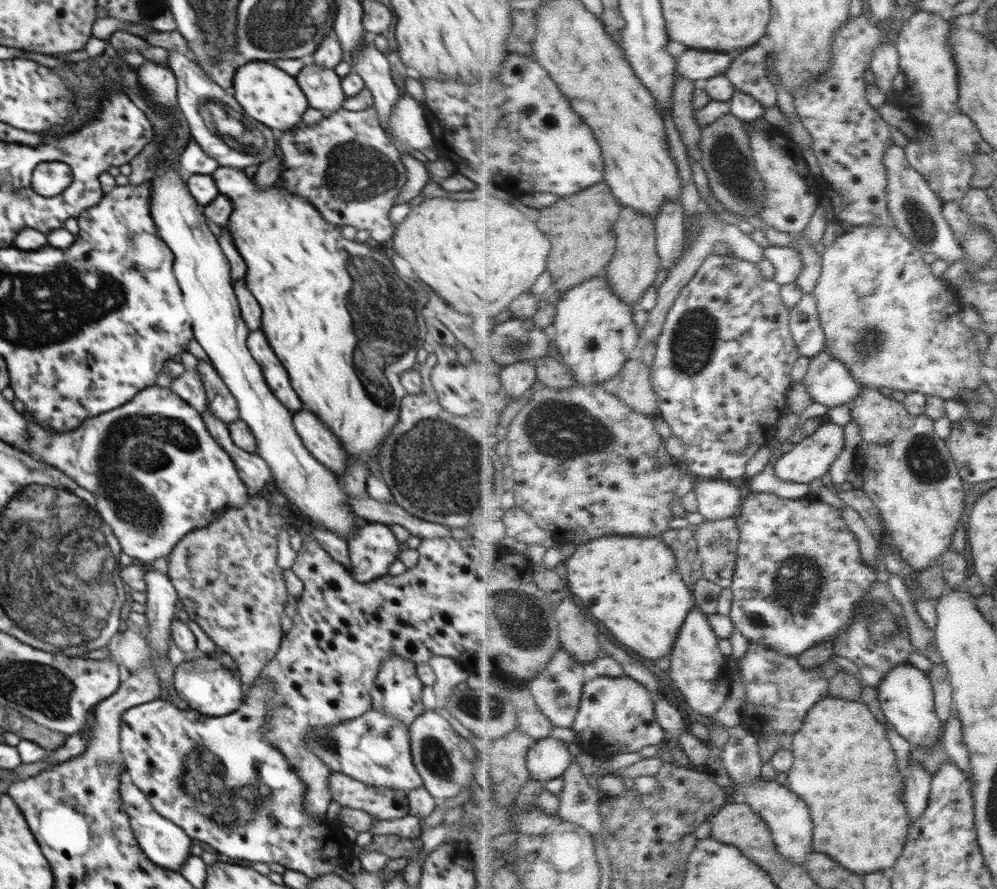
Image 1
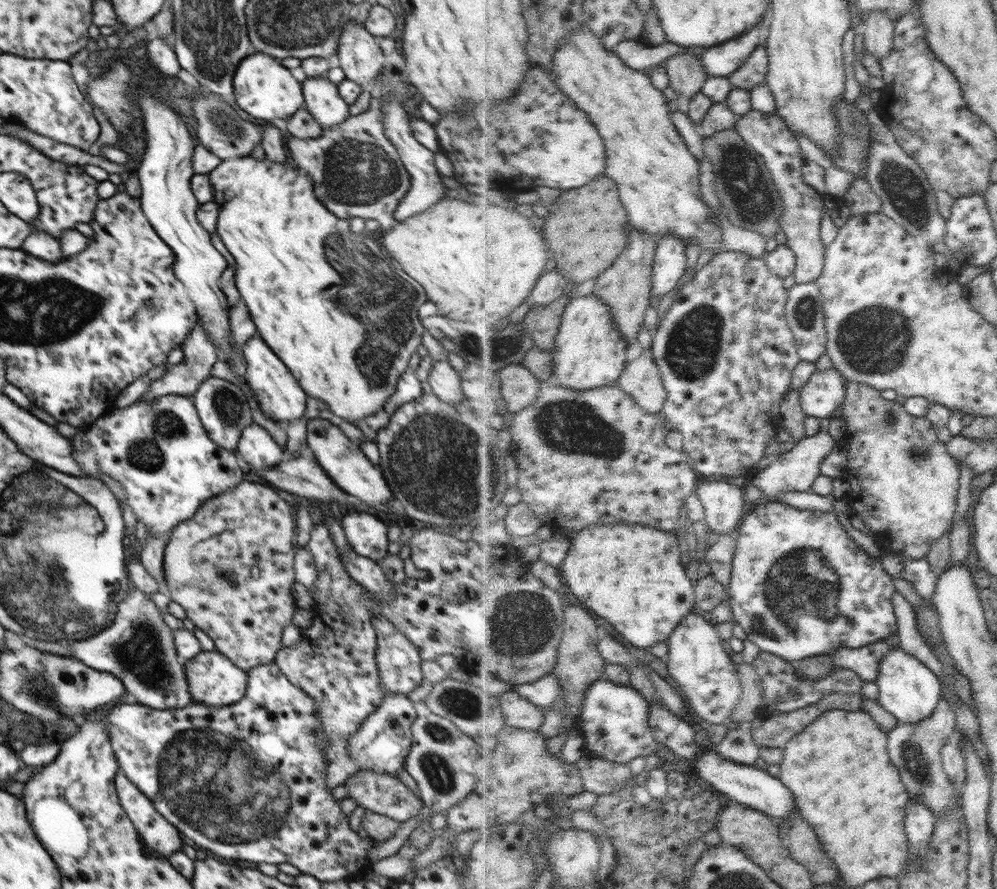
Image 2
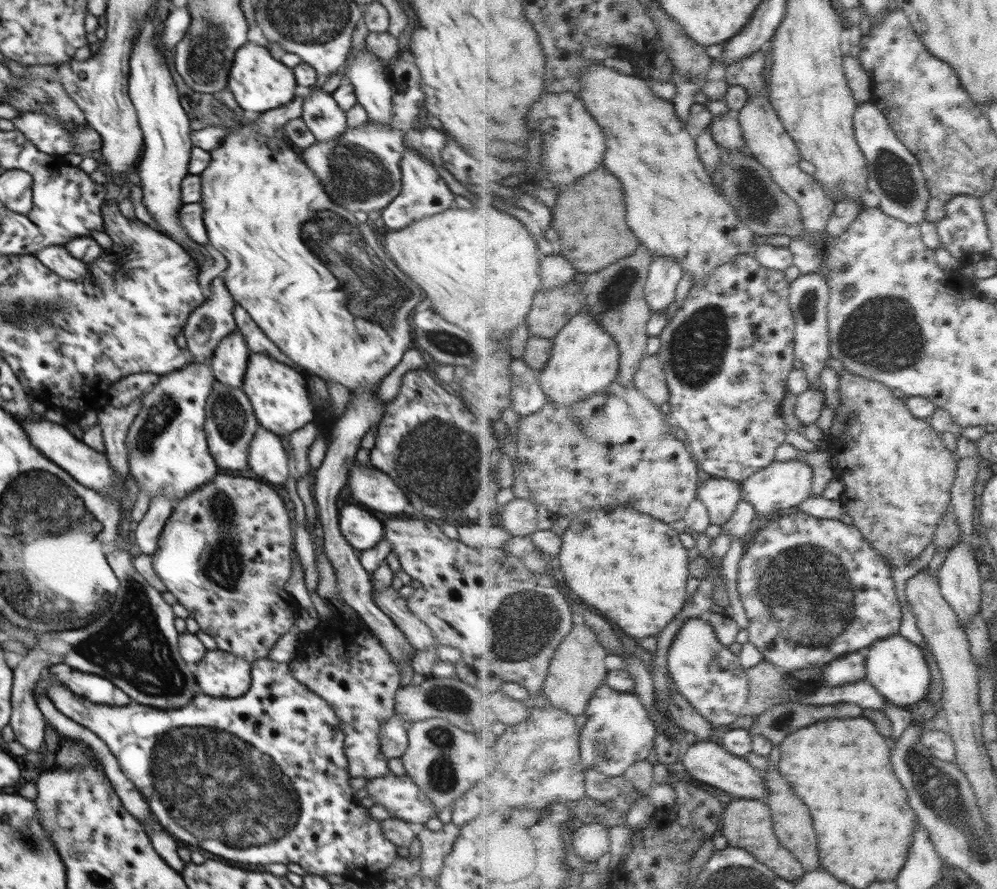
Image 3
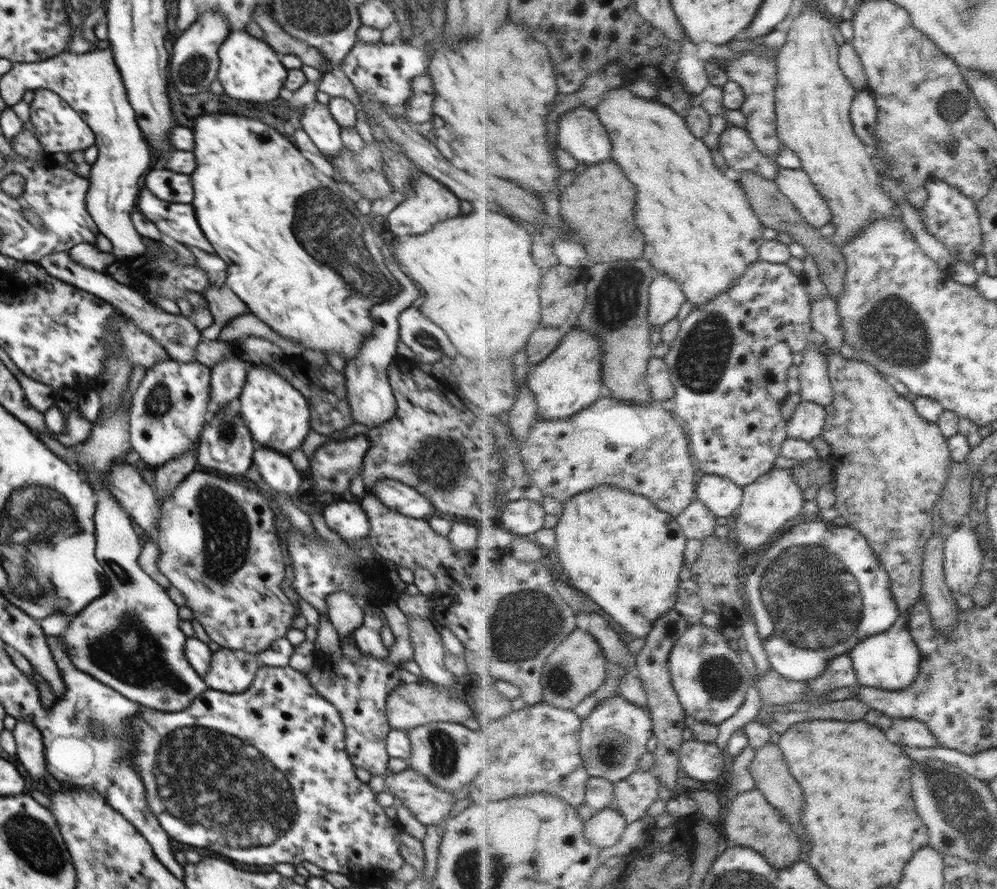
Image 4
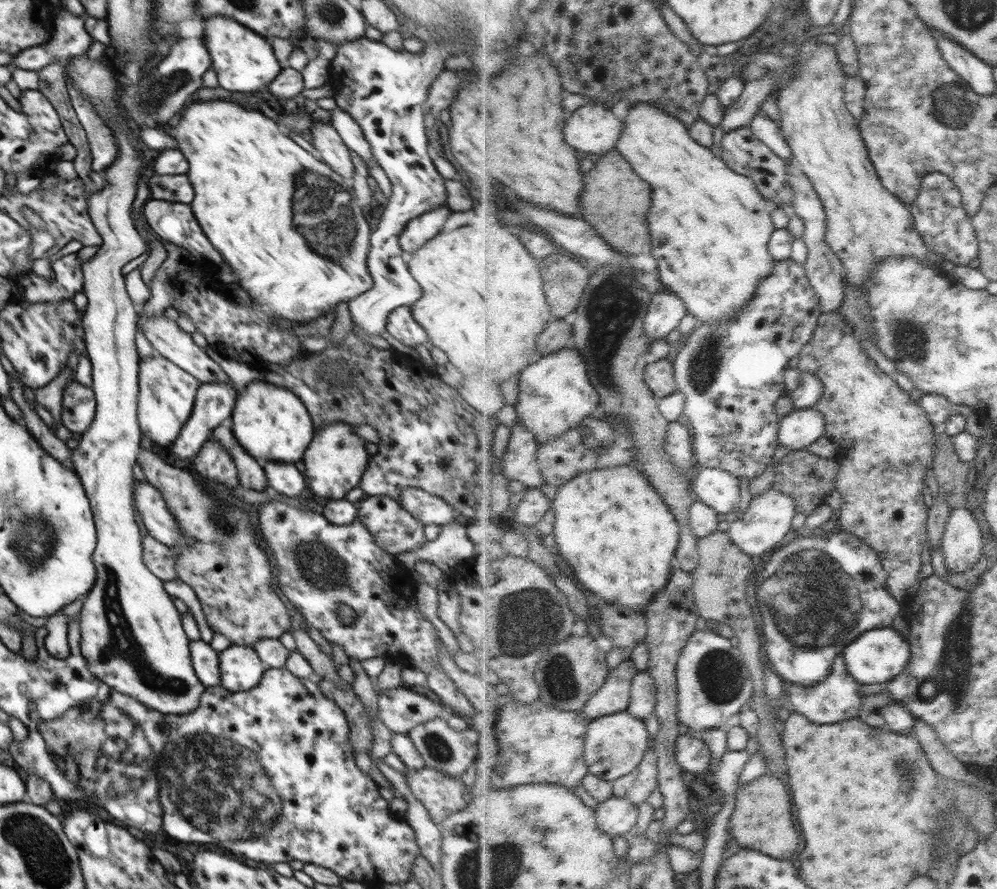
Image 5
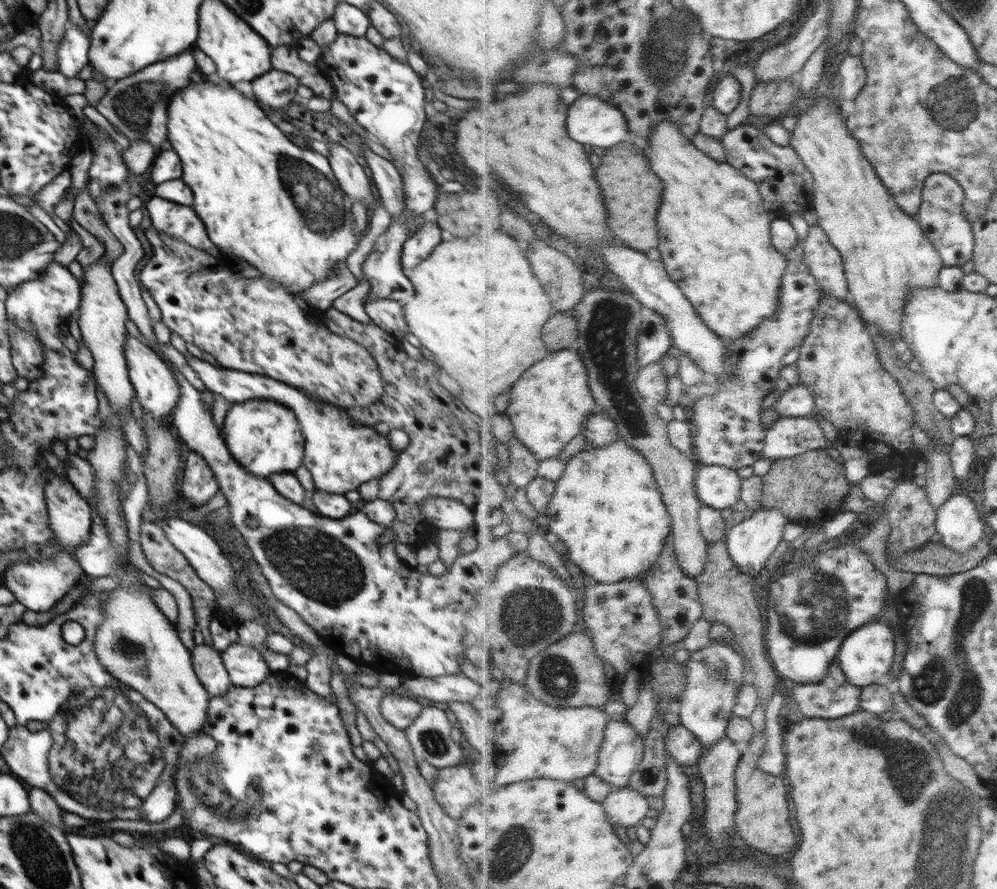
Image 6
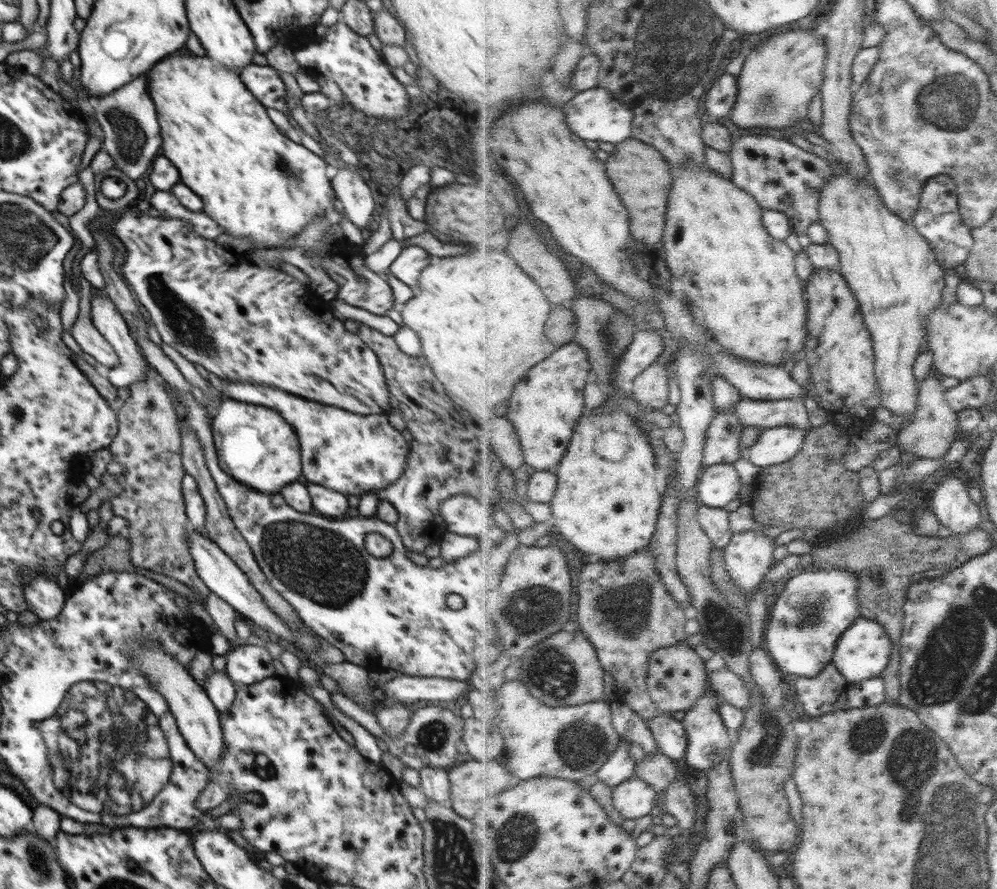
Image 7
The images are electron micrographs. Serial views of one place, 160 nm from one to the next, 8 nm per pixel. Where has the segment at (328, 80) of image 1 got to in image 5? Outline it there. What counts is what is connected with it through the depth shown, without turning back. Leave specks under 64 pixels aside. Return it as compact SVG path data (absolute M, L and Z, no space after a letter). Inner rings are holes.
M317 122L311 134L312 144L321 160L343 179L352 182L354 163L349 148L340 138L339 132L330 122Z

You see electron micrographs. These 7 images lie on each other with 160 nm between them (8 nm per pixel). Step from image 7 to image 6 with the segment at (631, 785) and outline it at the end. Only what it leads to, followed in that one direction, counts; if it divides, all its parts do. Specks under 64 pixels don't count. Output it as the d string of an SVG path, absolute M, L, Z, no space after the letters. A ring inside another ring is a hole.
M631 785L626 788L616 788L605 800L607 813L613 824L626 828L638 826L650 814L648 796Z

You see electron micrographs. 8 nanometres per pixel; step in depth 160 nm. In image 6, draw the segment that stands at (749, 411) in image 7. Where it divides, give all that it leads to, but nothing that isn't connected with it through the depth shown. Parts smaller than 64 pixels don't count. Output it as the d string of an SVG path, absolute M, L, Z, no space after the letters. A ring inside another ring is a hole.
M806 385L791 386L776 406L782 417L810 417L817 412L816 396Z

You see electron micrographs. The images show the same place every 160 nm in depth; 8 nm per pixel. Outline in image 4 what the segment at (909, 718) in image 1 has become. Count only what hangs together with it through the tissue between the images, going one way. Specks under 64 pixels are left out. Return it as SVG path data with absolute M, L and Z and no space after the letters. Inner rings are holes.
M904 614L887 632L863 640L850 654L862 685L901 691L915 684L923 672L923 655L913 637L910 614Z

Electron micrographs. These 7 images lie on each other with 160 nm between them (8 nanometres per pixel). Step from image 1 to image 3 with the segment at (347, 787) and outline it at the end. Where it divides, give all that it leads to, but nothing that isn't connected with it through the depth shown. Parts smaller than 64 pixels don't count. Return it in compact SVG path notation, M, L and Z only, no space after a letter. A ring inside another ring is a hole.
M392 772L388 774L367 779L365 785L368 796L372 798L376 805L384 806L393 816L406 822L425 823L430 818L443 816L435 811L432 801L420 790L420 787L407 775L397 776Z

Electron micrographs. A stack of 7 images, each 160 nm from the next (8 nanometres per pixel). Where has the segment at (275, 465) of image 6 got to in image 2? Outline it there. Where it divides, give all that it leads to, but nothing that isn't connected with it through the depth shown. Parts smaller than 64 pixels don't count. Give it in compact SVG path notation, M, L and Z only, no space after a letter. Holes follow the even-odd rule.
M249 338L242 346L242 353L246 359L246 384L250 387L259 408L266 418L270 418L283 426L290 420L304 417L306 412L307 395L300 389L298 381L290 370L276 357L274 351L260 338Z

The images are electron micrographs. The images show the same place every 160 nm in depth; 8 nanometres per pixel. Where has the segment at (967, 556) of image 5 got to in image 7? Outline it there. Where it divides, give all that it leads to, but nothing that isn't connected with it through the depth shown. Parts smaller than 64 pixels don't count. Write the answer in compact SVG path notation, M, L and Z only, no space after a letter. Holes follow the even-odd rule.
M957 477L942 478L932 494L930 505L941 526L947 526L953 534L966 534L980 524L980 508L968 496L969 486Z

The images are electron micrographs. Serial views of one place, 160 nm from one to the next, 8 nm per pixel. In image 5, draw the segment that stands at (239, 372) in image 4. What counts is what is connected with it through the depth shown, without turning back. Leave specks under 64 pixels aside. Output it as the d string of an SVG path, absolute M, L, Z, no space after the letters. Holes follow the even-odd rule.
M218 382L201 384L200 389L198 389L198 393L196 394L190 419L188 419L188 423L186 423L182 428L182 431L180 431L180 435L176 437L176 441L170 446L176 460L191 461L198 454L202 445L210 438L212 431L218 428L220 424L229 422L237 396L238 394L234 386L218 384Z

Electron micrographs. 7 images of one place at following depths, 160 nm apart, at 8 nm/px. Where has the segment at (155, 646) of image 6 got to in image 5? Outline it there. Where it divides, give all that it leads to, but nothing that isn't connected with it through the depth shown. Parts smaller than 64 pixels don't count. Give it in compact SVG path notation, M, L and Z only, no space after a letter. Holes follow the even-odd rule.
M80 56L77 59L74 59L73 61L70 61L69 63L66 62L65 66L65 82L66 82L66 76L67 78L71 78L71 84L77 88L87 98L90 102L91 105L93 106L93 109L97 112L97 115L113 130L113 136L116 137L117 140L117 149L119 150L120 156L118 156L118 160L112 164L112 166L108 167L104 172L103 176L106 179L106 185L100 189L99 191L96 191L95 193L92 193L88 198L87 198L87 211L89 212L89 217L91 218L91 221L93 222L93 225L95 226L95 229L98 231L98 234L102 237L103 243L100 245L100 249L94 254L93 257L88 259L86 262L83 263L82 268L83 268L83 292L88 298L88 305L87 309L85 310L85 315L83 318L83 325L84 325L84 332L85 332L85 343L86 343L86 348L87 348L87 356L89 357L90 363L92 363L92 391L94 391L94 395L96 398L96 408L95 408L95 418L90 424L90 427L86 432L82 434L82 438L80 438L80 443L78 443L77 448L74 448L71 451L71 458L70 461L73 465L75 472L79 475L80 480L82 481L84 491L86 492L86 497L89 500L89 504L91 506L91 511L93 512L93 519L95 522L95 527L97 530L97 545L95 548L95 551L93 552L93 563L95 564L95 569L97 570L97 579L95 580L94 587L92 587L92 590L90 590L89 593L87 593L84 596L83 599L83 604L82 604L82 609L81 611L76 614L76 617L79 619L79 625L80 625L80 635L81 640L80 640L80 650L82 653L82 656L86 659L87 662L87 667L92 671L92 674L98 678L98 680L101 680L102 682L105 682L110 688L114 688L114 690L117 690L118 692L122 692L122 694L125 694L126 696L130 696L132 698L135 698L138 700L138 702L141 702L142 704L145 704L148 708L151 708L152 710L157 710L158 712L162 712L162 714L169 715L169 716L175 716L175 715L183 715L183 714L190 714L202 701L204 697L204 692L205 692L205 686L200 682L200 679L196 676L194 667L192 666L192 661L191 661L191 656L190 656L190 649L189 649L189 639L187 638L187 635L185 634L185 630L183 629L183 624L182 624L182 619L181 619L181 614L180 612L176 609L176 605L172 602L173 598L166 593L166 590L164 589L164 581L160 580L157 576L154 576L148 570L148 567L144 564L143 561L143 537L142 534L140 534L140 526L136 523L136 516L134 515L134 490L135 490L135 478L132 475L132 466L136 464L137 458L139 455L139 452L141 451L140 448L140 441L142 437L142 432L140 431L140 426L138 425L138 418L137 418L137 397L139 396L139 384L138 384L138 360L139 360L139 355L136 352L136 343L134 342L134 338L136 338L136 330L137 330L137 320L139 317L138 313L138 307L136 304L130 299L128 296L128 293L126 292L126 287L124 285L124 275L122 275L122 267L126 266L130 260L133 258L138 258L138 256L142 256L144 252L146 252L146 243L147 241L144 240L144 238L138 233L138 230L134 226L134 222L132 221L132 218L130 217L131 214L131 207L132 207L132 202L136 196L136 190L138 190L138 179L139 179L139 172L144 168L144 170L149 170L151 166L150 158L151 155L146 152L146 150L142 149L142 152L145 153L145 160L142 160L140 158L140 153L141 150L137 150L137 145L136 145L136 140L138 138L138 131L136 128L134 128L131 123L129 118L127 117L127 114L125 113L125 110L123 109L123 106L119 102L119 97L117 97L116 94L120 93L120 88L118 86L118 82L116 81L116 78L114 77L114 73L108 69L107 66L107 61L104 62L96 62L96 61L91 61L88 59L86 56Z

